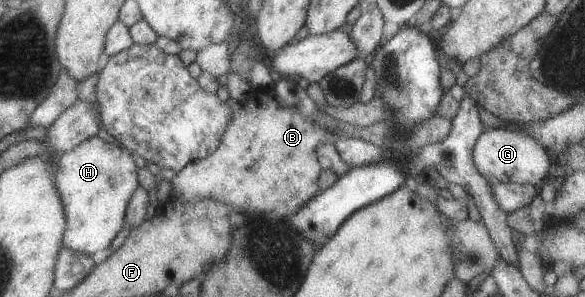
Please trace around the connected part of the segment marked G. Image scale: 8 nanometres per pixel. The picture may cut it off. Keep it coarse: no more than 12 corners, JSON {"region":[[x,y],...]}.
{"region":[[484,128],[472,160],[489,182],[548,178],[548,152],[518,131]]}

